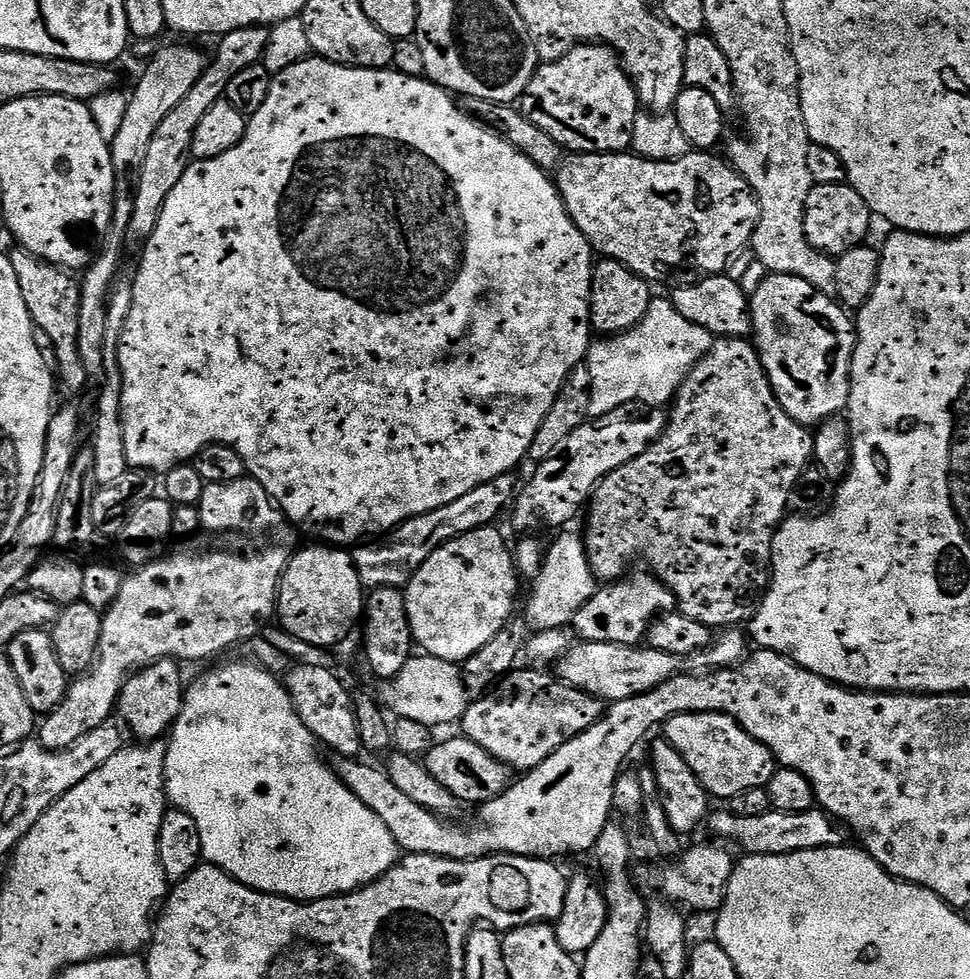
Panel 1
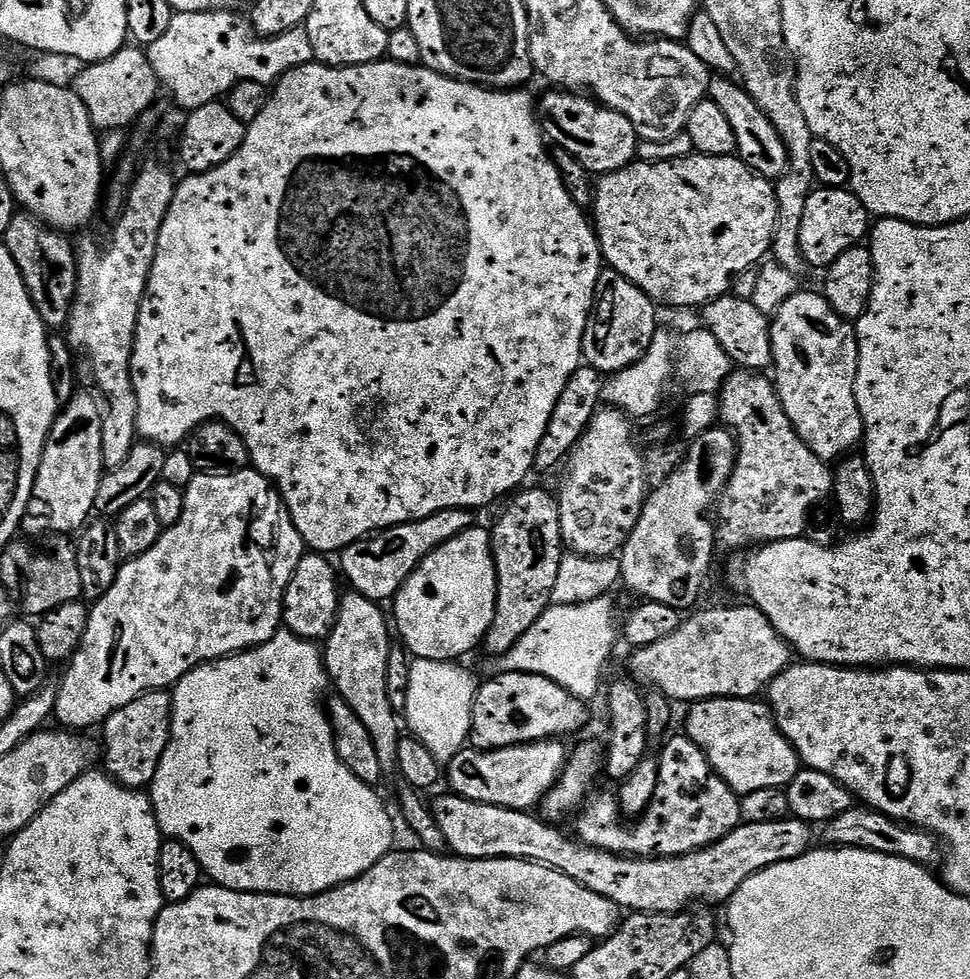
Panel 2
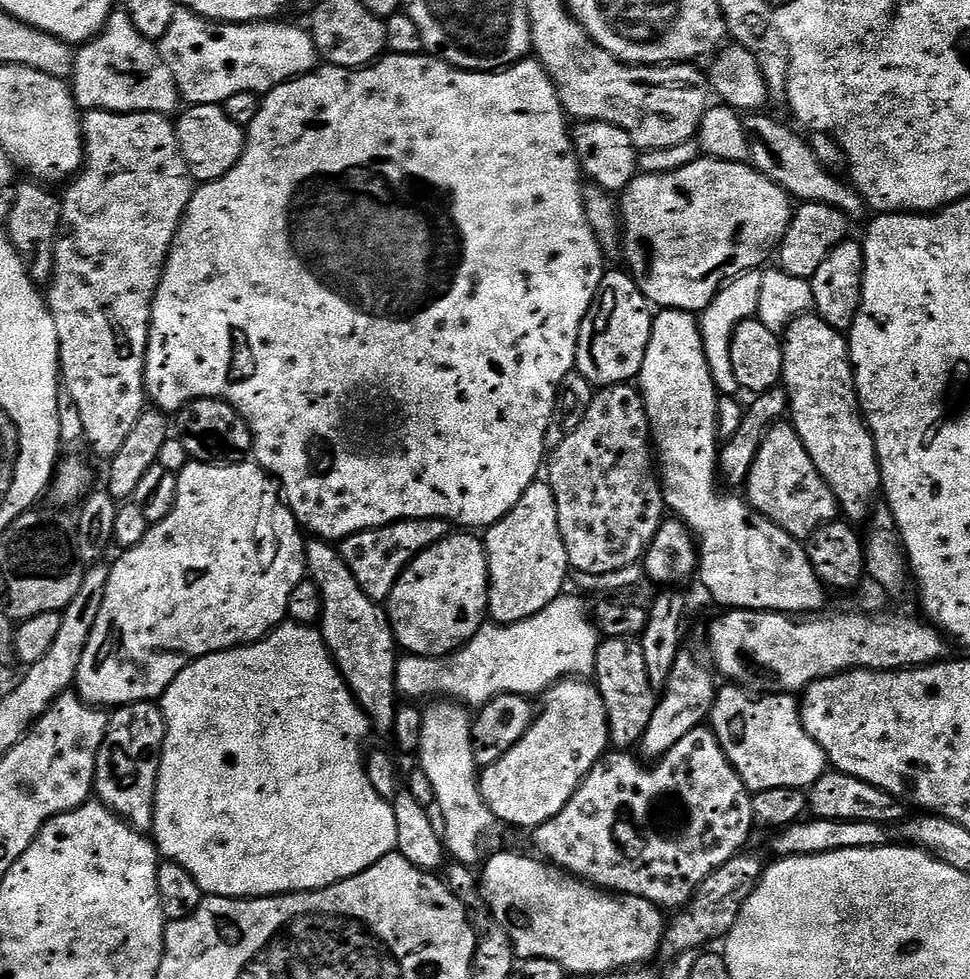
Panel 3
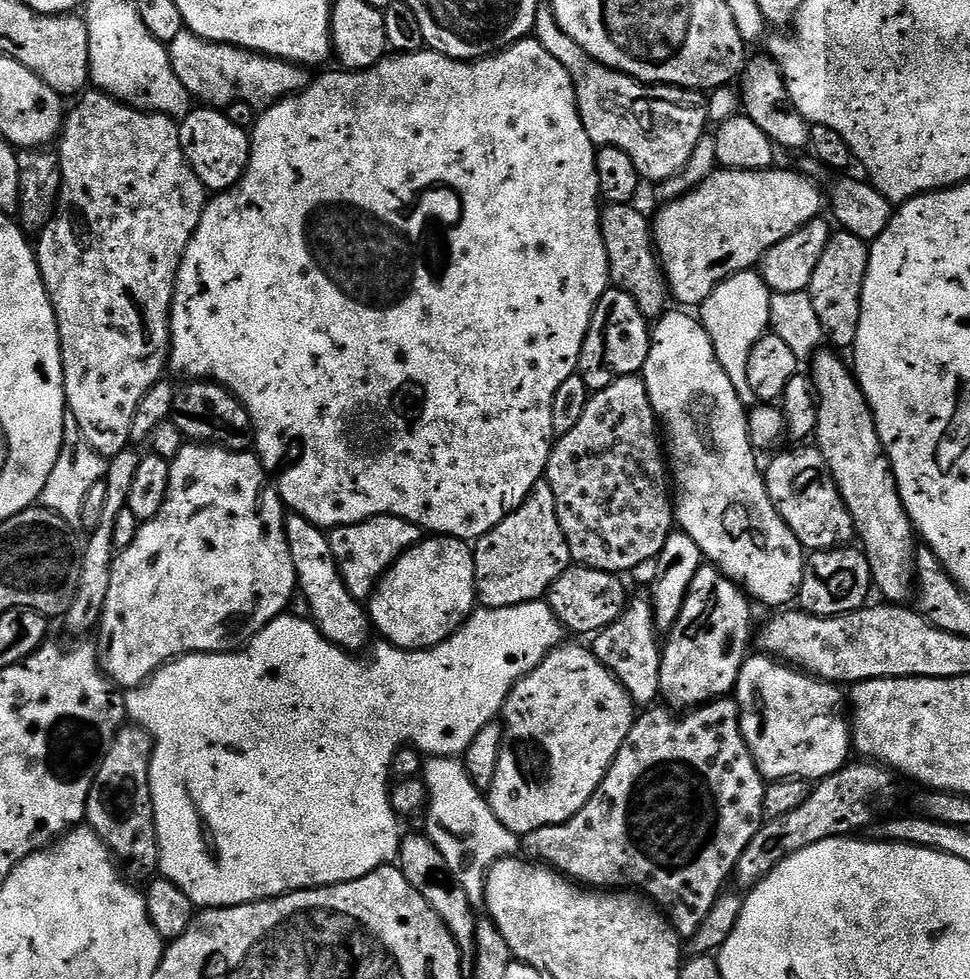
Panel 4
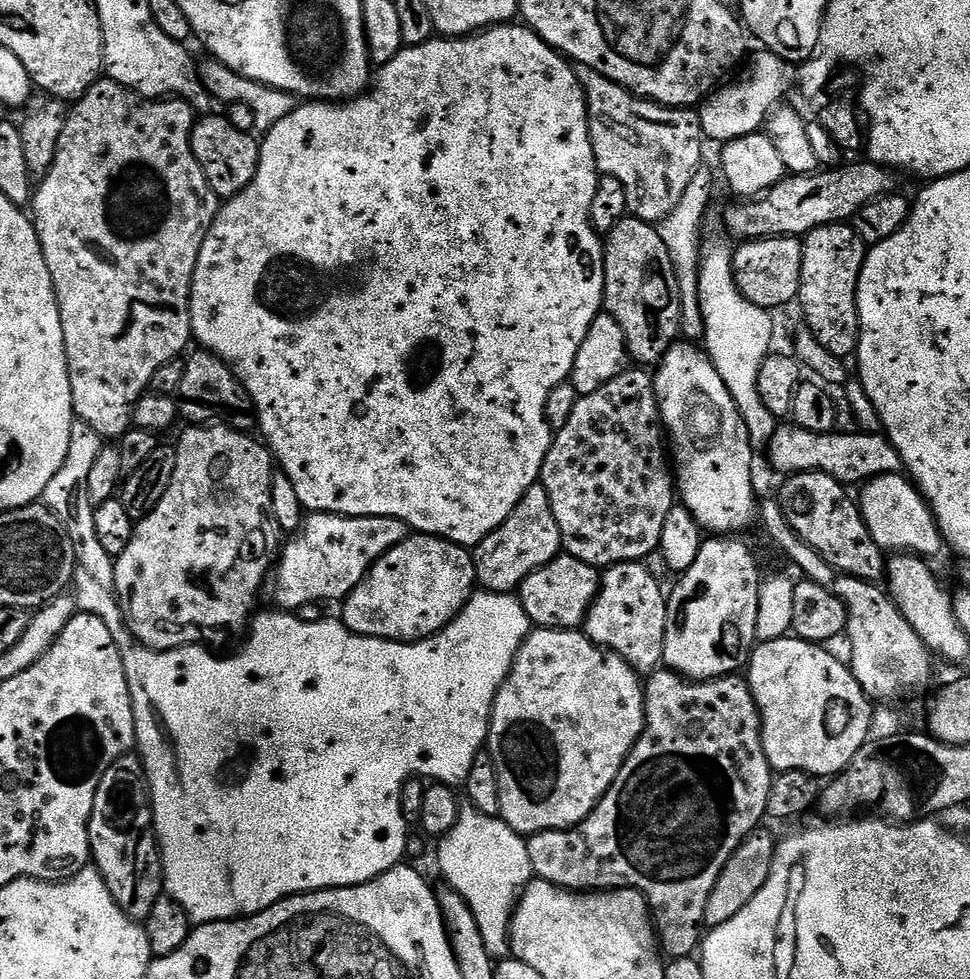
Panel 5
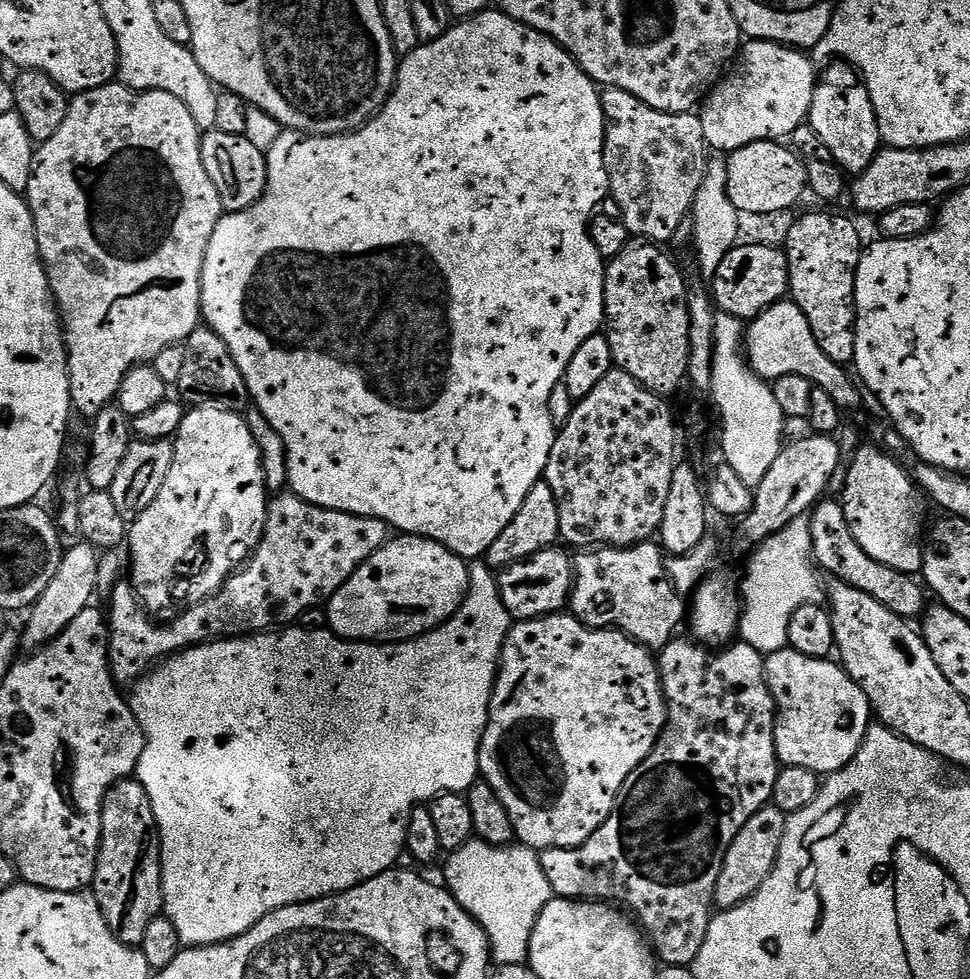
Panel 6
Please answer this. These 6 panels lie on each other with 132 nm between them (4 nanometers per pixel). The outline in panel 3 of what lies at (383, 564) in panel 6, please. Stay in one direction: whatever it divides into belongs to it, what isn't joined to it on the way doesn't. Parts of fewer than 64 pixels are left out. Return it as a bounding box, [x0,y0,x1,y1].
[386,530,488,658]

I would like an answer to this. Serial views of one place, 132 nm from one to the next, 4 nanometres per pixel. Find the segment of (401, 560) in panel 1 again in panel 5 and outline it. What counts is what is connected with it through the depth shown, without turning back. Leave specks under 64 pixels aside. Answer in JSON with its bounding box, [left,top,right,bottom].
[270,512,409,610]

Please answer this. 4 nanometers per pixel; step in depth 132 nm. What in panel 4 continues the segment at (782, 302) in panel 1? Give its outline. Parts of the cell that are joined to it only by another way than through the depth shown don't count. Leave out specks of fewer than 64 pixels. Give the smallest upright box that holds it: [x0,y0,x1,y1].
[810,351,918,605]

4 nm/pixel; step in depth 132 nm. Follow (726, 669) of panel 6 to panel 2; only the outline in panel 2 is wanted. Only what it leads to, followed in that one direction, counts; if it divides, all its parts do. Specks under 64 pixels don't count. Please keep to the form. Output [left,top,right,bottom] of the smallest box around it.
[575,734,741,858]

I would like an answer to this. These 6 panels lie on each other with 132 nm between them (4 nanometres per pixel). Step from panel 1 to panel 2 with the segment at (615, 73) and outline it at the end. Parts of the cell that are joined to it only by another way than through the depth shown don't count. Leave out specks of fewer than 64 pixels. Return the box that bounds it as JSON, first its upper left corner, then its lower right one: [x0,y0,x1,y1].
[538,90,638,174]

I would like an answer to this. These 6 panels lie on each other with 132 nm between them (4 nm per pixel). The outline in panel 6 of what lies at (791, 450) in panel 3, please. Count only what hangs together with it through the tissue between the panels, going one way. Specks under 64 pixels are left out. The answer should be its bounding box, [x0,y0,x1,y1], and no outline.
[810,499,926,618]

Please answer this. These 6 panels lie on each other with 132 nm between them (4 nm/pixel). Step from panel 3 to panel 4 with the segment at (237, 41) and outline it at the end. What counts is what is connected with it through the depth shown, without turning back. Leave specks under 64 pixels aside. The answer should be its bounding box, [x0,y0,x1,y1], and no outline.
[167,30,314,110]

